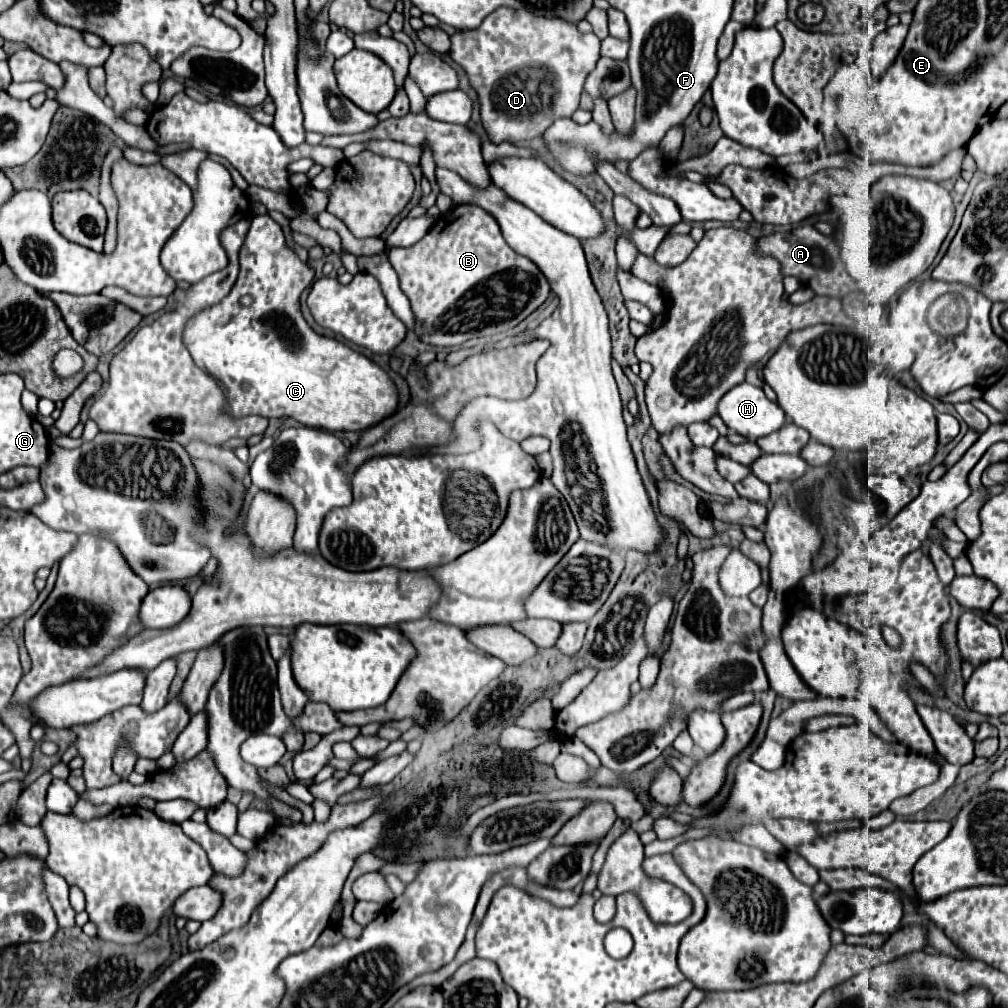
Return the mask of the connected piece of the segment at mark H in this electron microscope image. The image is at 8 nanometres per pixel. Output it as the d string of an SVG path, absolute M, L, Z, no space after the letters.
M740 383L730 389L722 403L718 403L718 415L728 427L748 441L758 441L784 427L786 417L778 403L770 401L764 391L750 383Z

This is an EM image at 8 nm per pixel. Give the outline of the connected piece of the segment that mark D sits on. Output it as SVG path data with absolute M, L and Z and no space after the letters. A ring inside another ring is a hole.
M500 7L482 21L482 27L472 31L458 31L452 35L450 57L466 69L470 85L478 91L480 115L490 139L494 143L514 143L542 135L550 123L562 115L572 117L572 113L578 109L584 79L600 59L600 39L594 33L580 33L572 23L562 23L562 19L542 19L538 15L530 15L528 11ZM542 75L554 89L548 101L542 99Z

